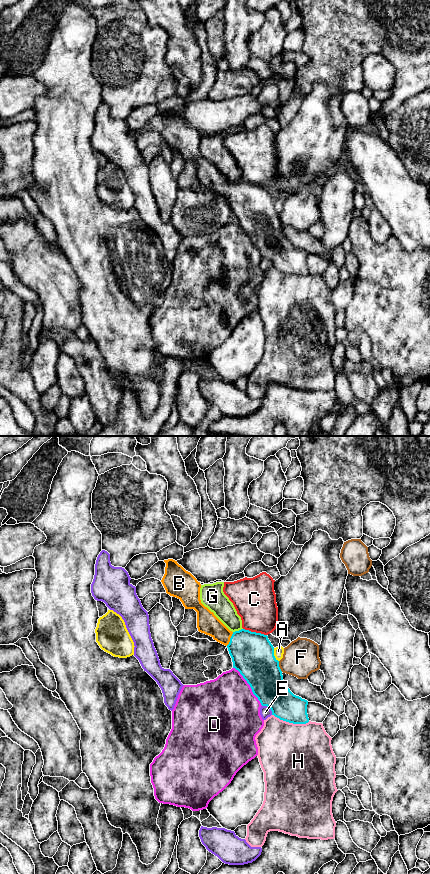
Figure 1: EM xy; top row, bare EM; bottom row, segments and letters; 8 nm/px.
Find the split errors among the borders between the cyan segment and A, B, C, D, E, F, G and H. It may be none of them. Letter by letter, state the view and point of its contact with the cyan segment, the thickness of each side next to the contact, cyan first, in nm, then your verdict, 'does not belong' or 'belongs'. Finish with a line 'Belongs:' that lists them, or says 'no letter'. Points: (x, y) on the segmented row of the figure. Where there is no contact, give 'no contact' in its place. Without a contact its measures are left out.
A: xy (273, 655) | 340/80 nm | does not belong
B: xy (230, 639) | 340/170 nm | belongs
C: xy (255, 632) | 340/340 nm | does not belong
D: xy (250, 686) | 340/480 nm | does not belong
E: xy (269, 707) | 280/90 nm | does not belong
F: xy (278, 666) | 340/280 nm | does not belong
G: xy (237, 631) | 340/170 nm | does not belong
H: xy (291, 722) | 240/480 nm | does not belong
Belongs: B

